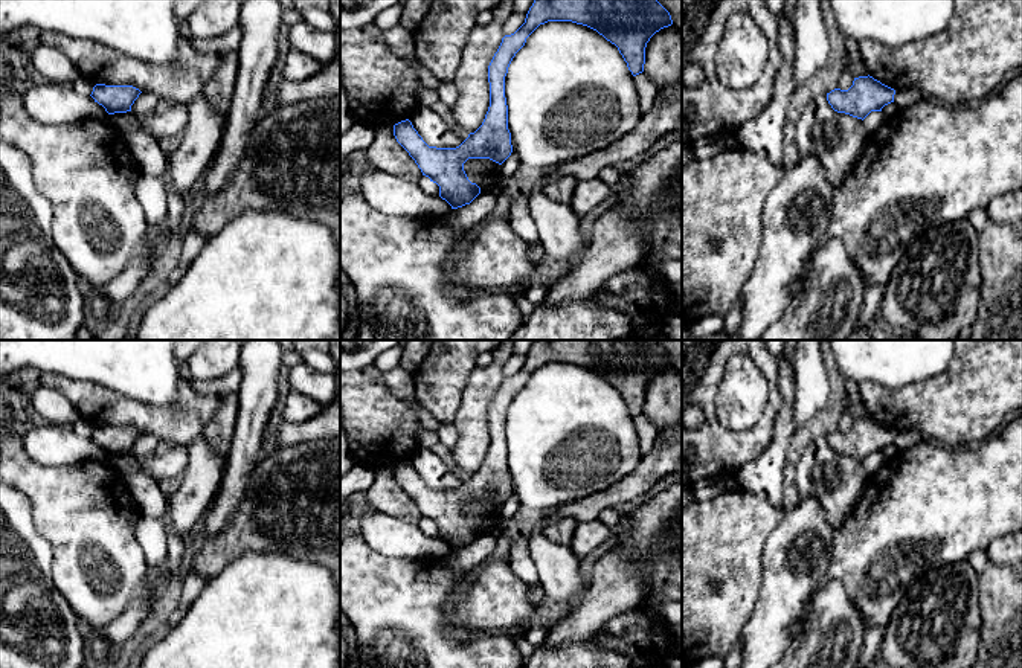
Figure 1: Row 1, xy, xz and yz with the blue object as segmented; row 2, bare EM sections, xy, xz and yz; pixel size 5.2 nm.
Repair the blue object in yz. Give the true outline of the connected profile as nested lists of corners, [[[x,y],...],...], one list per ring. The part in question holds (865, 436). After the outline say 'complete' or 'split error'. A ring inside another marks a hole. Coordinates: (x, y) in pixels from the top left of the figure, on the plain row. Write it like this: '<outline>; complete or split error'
[[[868,416],[854,419],[848,432],[831,432],[827,442],[834,453],[863,462],[871,453],[882,453],[885,447],[894,444],[894,436],[894,430]]]; complete

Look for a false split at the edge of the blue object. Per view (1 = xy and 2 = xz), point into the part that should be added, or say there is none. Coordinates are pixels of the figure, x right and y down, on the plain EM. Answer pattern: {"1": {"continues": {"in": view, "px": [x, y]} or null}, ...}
{"1": {"continues": null}, "2": {"continues": null}}

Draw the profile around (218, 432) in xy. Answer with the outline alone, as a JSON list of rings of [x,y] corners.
[[[224,393],[218,400],[221,406],[206,424],[203,435],[220,458],[227,458],[236,426],[239,398],[238,393]]]

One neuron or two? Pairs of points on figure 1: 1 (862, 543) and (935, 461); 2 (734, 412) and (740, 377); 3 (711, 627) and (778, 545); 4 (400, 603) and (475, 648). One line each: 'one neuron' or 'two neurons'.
1: one neuron
2: one neuron
3: two neurons
4: one neuron

